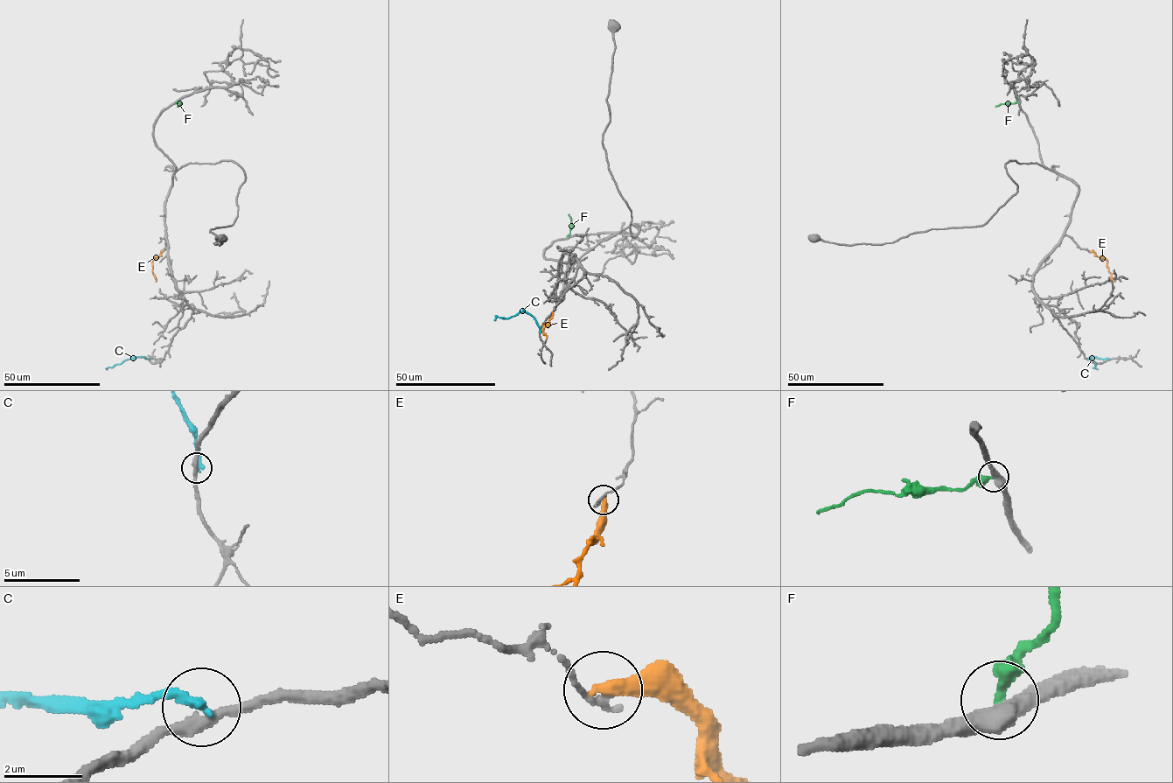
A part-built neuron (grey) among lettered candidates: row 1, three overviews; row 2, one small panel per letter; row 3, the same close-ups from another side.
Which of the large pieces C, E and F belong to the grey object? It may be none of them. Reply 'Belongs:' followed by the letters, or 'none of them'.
Belongs: none of them

